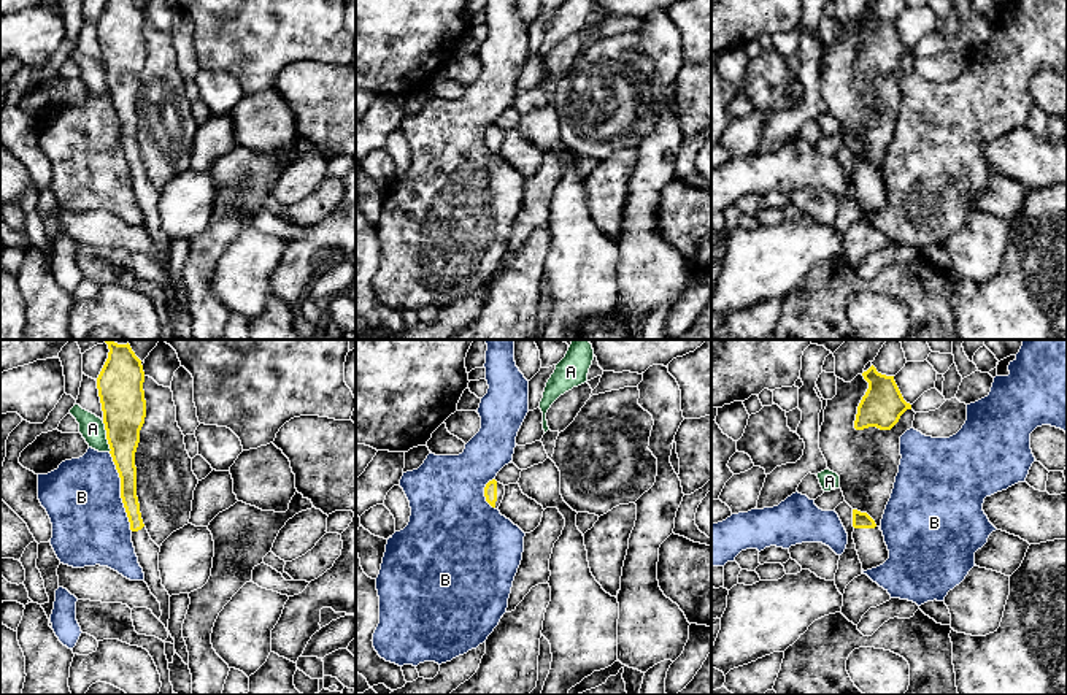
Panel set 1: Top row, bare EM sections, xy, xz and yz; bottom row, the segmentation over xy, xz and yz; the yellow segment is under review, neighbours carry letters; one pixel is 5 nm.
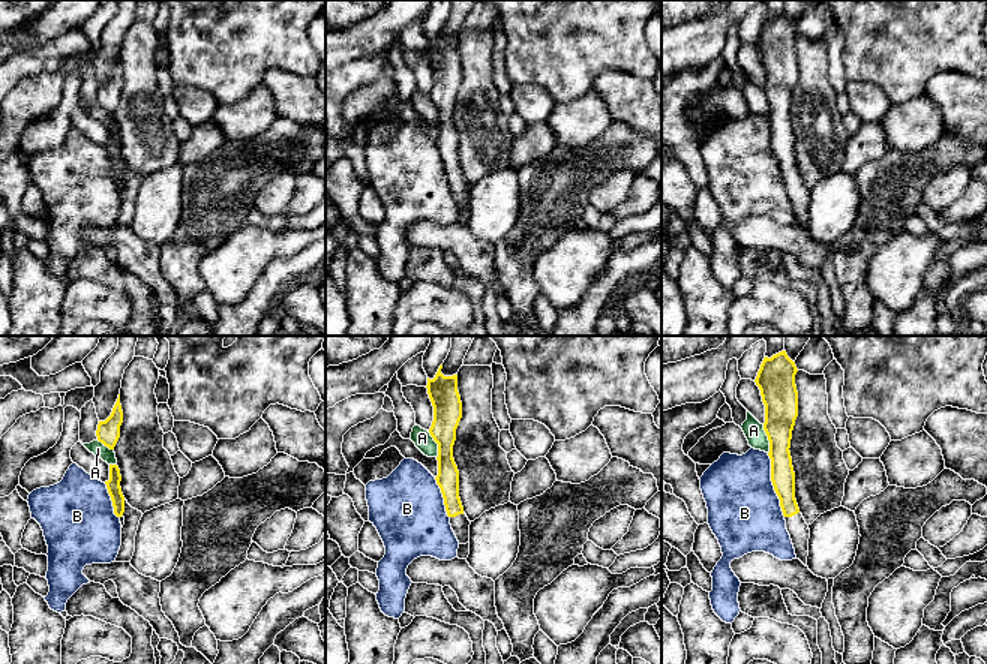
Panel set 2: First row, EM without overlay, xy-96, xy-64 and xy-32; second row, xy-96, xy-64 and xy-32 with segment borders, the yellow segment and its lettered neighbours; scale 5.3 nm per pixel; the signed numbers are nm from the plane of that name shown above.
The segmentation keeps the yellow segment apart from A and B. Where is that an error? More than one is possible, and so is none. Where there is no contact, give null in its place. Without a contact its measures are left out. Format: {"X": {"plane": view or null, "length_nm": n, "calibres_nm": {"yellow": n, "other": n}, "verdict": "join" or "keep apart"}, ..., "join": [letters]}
{"A": {"plane": "xy", "length_nm": 170, "calibres_nm": {"yellow": 220, "other": 130}, "verdict": "keep apart"}, "B": {"plane": "xy", "length_nm": 420, "calibres_nm": {"yellow": 140, "other": 380}, "verdict": "keep apart"}, "join": []}

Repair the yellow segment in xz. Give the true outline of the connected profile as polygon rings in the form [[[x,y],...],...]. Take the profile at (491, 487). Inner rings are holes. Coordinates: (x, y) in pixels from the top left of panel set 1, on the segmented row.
[[[495,479],[489,481],[484,487],[486,501],[492,508],[499,508],[505,495],[505,486],[497,482]]]

